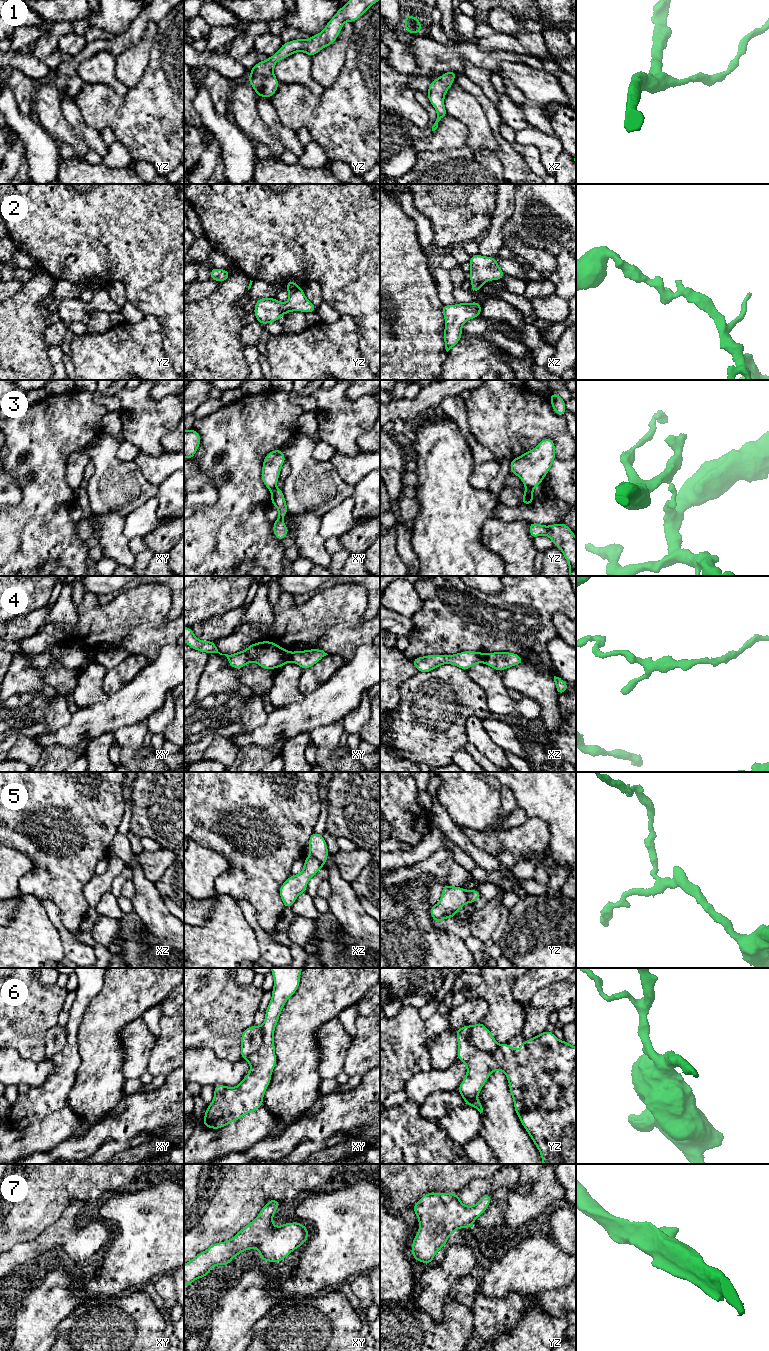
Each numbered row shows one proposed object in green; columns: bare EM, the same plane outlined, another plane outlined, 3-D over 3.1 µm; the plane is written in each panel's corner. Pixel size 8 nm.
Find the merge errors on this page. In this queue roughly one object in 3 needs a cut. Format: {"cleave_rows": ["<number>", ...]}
{"cleave_rows": ["3", "4", "5", "6"]}

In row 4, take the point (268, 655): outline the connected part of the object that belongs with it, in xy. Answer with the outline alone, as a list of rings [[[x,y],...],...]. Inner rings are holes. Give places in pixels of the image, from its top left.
[[[184,627],[184,641],[194,650],[225,655],[228,664],[235,669],[240,669],[252,661],[267,670],[280,668],[291,662],[291,652],[271,641],[253,643],[243,652],[239,651],[231,655],[220,653],[214,641],[199,640],[191,627]]]

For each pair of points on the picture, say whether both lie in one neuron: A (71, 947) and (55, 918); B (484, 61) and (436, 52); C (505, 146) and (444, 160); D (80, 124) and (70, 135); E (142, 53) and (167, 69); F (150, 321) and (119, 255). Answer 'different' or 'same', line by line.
A: same
B: same
C: different
D: different
E: different
F: different

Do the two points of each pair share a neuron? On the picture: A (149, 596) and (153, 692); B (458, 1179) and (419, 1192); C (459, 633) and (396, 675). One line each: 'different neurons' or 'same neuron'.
A: different neurons
B: same neuron
C: different neurons

